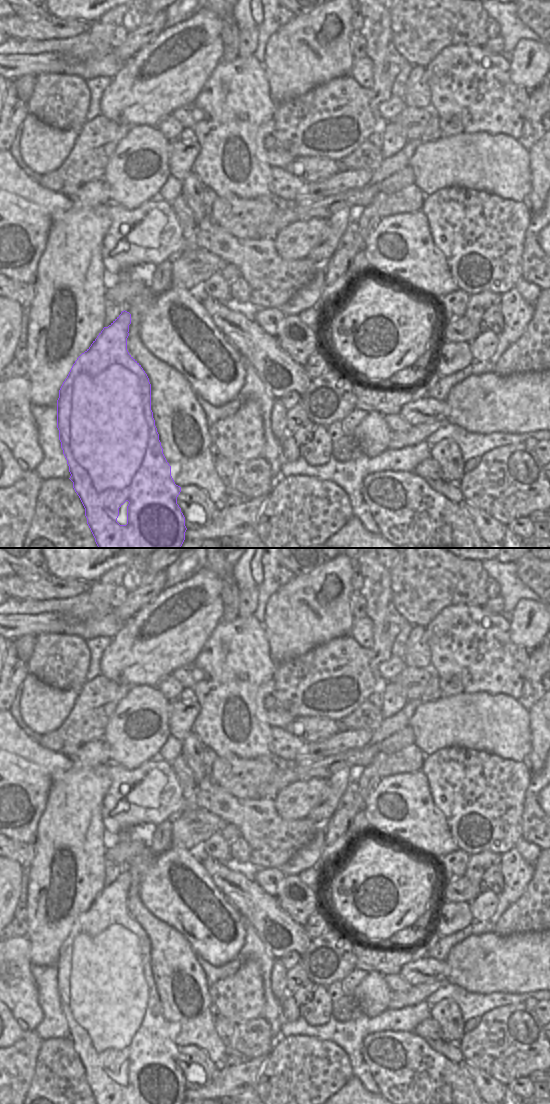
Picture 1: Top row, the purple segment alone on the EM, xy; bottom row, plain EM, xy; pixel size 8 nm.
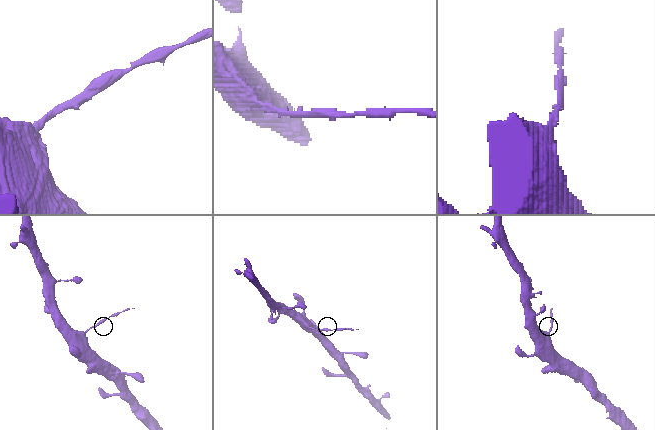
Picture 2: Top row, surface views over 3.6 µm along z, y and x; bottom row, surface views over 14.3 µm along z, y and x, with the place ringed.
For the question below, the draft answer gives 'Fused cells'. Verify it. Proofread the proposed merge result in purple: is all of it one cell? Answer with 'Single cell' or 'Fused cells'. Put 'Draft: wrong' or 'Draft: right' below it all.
Fused cells.
Draft: right

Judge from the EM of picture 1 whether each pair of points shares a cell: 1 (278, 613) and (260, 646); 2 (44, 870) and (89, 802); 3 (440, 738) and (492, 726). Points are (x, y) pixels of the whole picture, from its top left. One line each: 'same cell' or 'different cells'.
1: different cells
2: same cell
3: same cell

